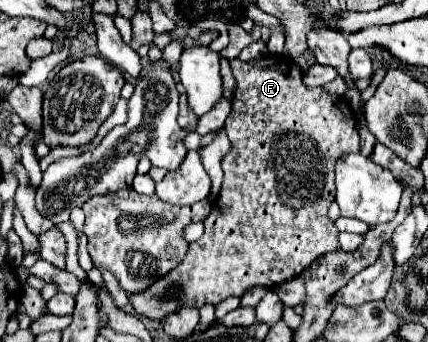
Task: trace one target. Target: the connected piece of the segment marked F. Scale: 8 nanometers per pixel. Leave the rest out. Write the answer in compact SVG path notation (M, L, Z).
M267 54L267 56L263 56L259 60L251 60L251 62L231 60L231 70L233 70L233 76L237 80L237 88L235 88L235 96L233 96L233 102L231 102L231 114L227 116L225 126L223 126L227 136L229 136L229 140L231 140L231 150L221 160L225 178L223 178L223 184L221 184L219 198L215 200L215 204L211 206L209 216L205 218L205 232L203 232L203 236L189 244L189 252L183 258L183 262L179 266L175 266L171 272L167 272L165 276L157 278L147 290L137 292L137 294L129 294L129 304L133 306L135 314L141 314L141 316L147 316L147 318L153 318L153 320L165 320L167 314L171 314L175 310L181 310L185 306L195 306L195 308L201 308L205 304L213 304L215 306L217 302L221 302L221 300L225 300L229 296L241 296L245 290L249 290L253 286L275 288L277 284L299 276L317 258L325 256L327 252L335 252L335 250L341 248L339 240L337 240L339 230L337 230L335 222L329 220L327 210L329 210L329 204L335 200L335 162L341 156L345 156L345 154L359 152L359 132L357 132L357 116L355 116L355 112L351 110L351 106L347 104L345 98L341 98L341 96L335 98L333 94L329 94L323 88L307 86L303 82L301 68L291 58L287 58L283 54L277 54L277 56Z

